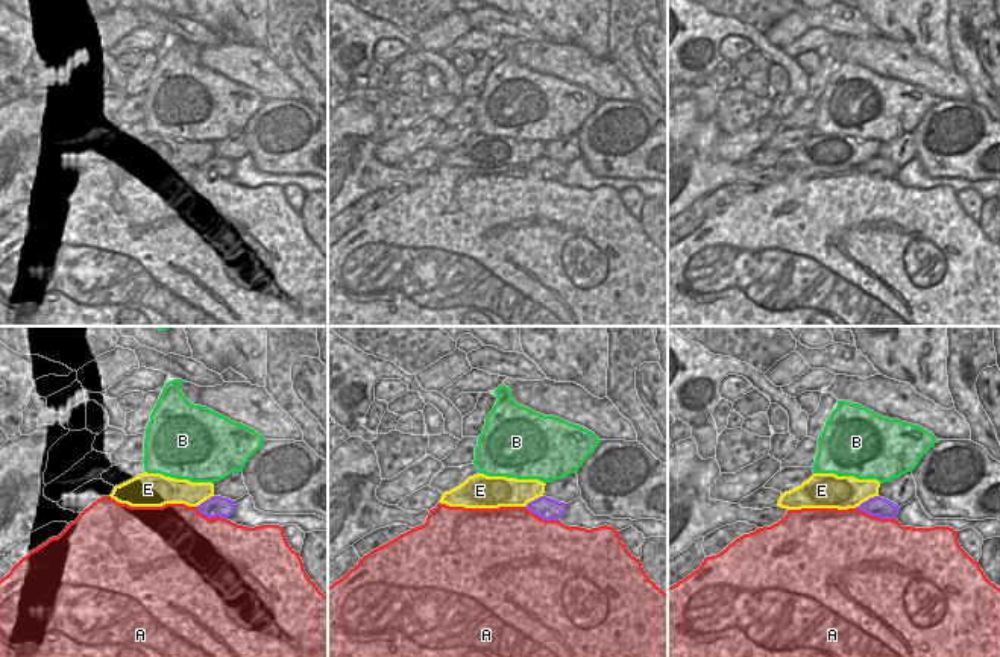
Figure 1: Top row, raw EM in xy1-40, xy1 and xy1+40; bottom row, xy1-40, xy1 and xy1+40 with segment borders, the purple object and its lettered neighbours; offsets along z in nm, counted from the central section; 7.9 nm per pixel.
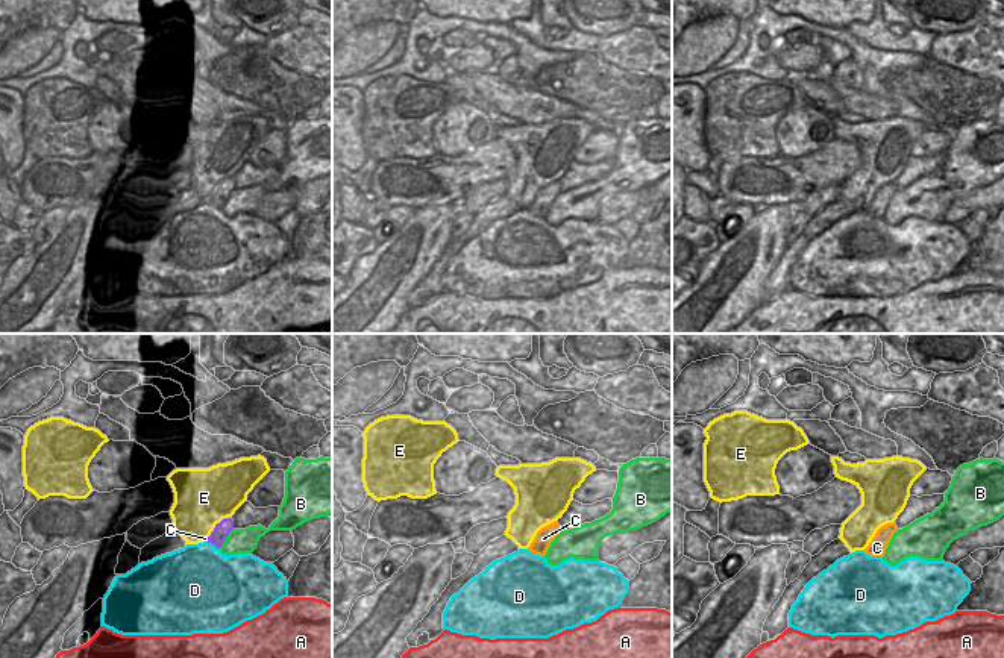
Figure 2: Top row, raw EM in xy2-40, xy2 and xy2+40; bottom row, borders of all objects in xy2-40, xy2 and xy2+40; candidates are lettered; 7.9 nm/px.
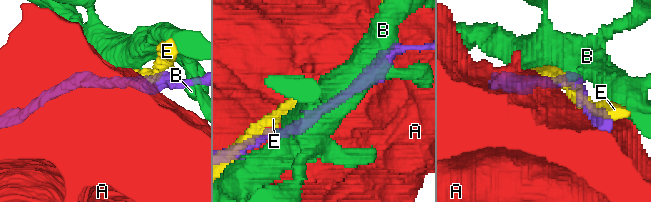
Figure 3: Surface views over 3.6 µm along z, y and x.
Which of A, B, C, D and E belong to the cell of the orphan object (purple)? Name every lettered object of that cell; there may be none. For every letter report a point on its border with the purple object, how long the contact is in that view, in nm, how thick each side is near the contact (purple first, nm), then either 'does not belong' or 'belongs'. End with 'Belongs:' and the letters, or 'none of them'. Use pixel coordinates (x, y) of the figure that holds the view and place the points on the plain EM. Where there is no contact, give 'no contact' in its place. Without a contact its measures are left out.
A: meets purple in xy1+40 at (876, 175); contact 320 nm long; 160 nm thick on the purple side, 480 nm on the other; does not belong
B: meets purple in xy2-40 at (225, 199); contact 200 nm long; 130 nm thick on the purple side, 190 nm on the other; does not belong
C: meets purple in xy2-40 at (207, 200); contact 50 nm long; 130 nm thick on the purple side, 20 nm on the other; belongs
D: meets purple in xy2-40 at (213, 203); contact 130 nm long; 130 nm thick on the purple side, 460 nm on the other; does not belong
E: meets purple in xy2-40 at (216, 187); contact 240 nm long; 130 nm thick on the purple side, 460 nm on the other; does not belong
Belongs: C

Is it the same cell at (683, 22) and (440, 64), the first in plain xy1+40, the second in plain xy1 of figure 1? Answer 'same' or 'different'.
same

